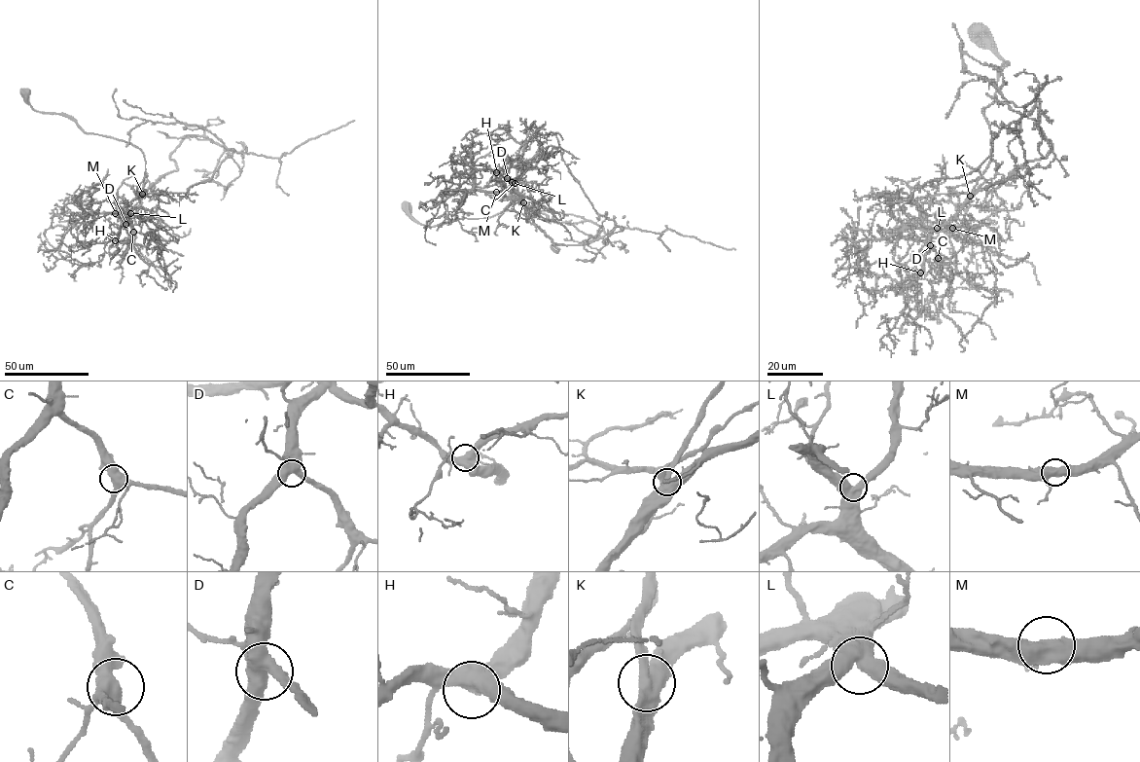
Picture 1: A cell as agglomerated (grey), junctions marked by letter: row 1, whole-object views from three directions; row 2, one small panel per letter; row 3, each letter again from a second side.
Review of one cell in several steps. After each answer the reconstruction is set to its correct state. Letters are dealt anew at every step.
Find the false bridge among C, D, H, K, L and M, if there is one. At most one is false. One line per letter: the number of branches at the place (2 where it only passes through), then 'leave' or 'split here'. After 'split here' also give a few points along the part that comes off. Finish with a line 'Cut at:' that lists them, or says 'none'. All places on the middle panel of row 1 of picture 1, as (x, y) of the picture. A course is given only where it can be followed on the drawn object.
C: 3 branches meet; leave
D: 3 branches meet; leave
H: 3 branches meet; leave
K: 3 branches meet; leave
L: 3 branches meet; leave
M: 3 branches meet; leave
Cut at: none

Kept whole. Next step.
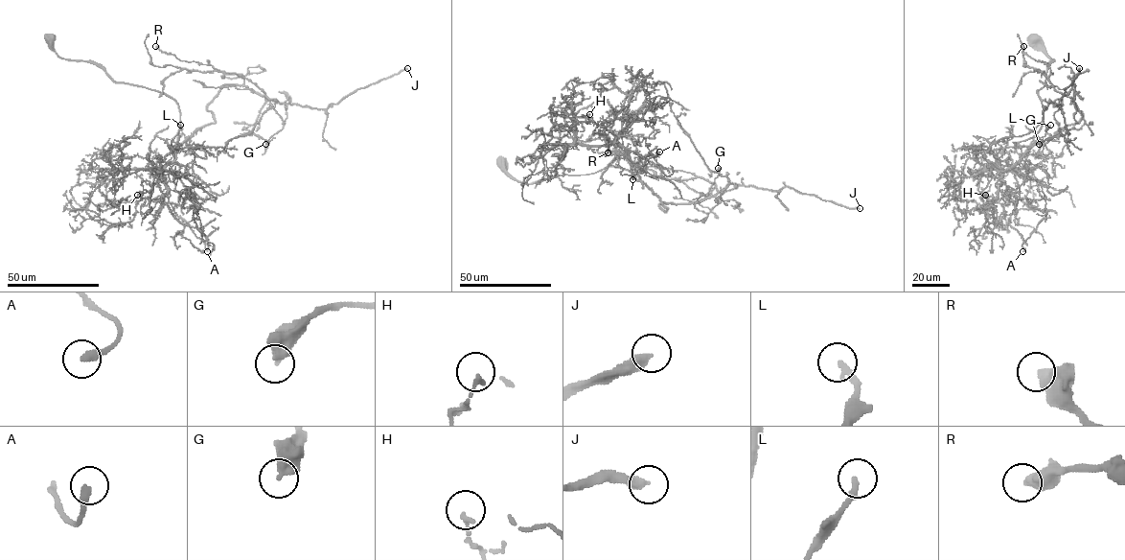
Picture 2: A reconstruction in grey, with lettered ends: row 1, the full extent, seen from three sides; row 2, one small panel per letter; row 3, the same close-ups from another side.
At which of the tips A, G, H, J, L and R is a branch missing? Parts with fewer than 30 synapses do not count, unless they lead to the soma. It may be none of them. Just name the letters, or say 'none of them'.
J, L

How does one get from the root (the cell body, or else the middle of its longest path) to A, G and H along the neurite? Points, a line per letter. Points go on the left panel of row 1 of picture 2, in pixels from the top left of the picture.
A: (50, 37), (60, 58), (176, 102), (176, 157), (155, 170), (207, 251)
G: (50, 37), (172, 97), (176, 144), (215, 122), (224, 85), (247, 86), (266, 102), (241, 129), (265, 144)
H: (50, 37), (60, 58), (100, 65), (115, 81), (178, 104), (176, 157), (149, 197), (132, 201), (137, 195)

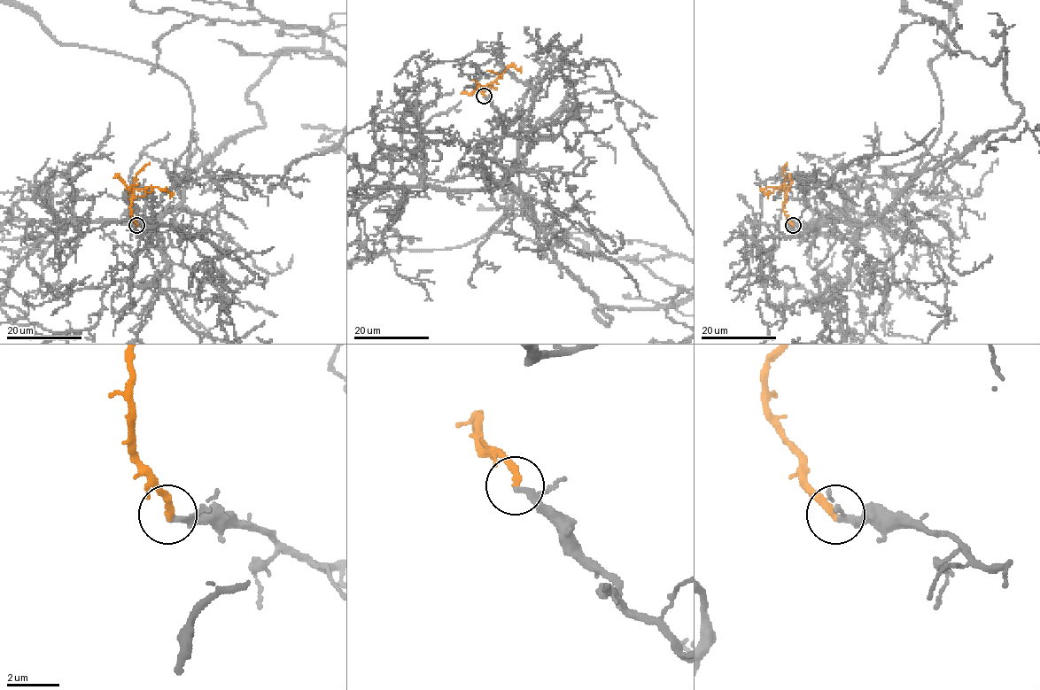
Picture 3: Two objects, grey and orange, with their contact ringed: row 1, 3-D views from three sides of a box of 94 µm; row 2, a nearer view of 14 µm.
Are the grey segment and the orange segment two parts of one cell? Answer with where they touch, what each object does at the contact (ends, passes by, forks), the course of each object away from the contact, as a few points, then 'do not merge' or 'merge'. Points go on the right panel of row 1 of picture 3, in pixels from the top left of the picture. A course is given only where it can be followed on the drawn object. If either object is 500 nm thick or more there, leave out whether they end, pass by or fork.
place (793, 225); grey passes by; orange ends; course grey (793, 225), (817, 232), (877, 217), (940, 130), (930, 62), (965, 0); course orange (793, 225), (783, 210), (786, 192), (767, 186), (764, 190), (768, 194), (768, 198); merge

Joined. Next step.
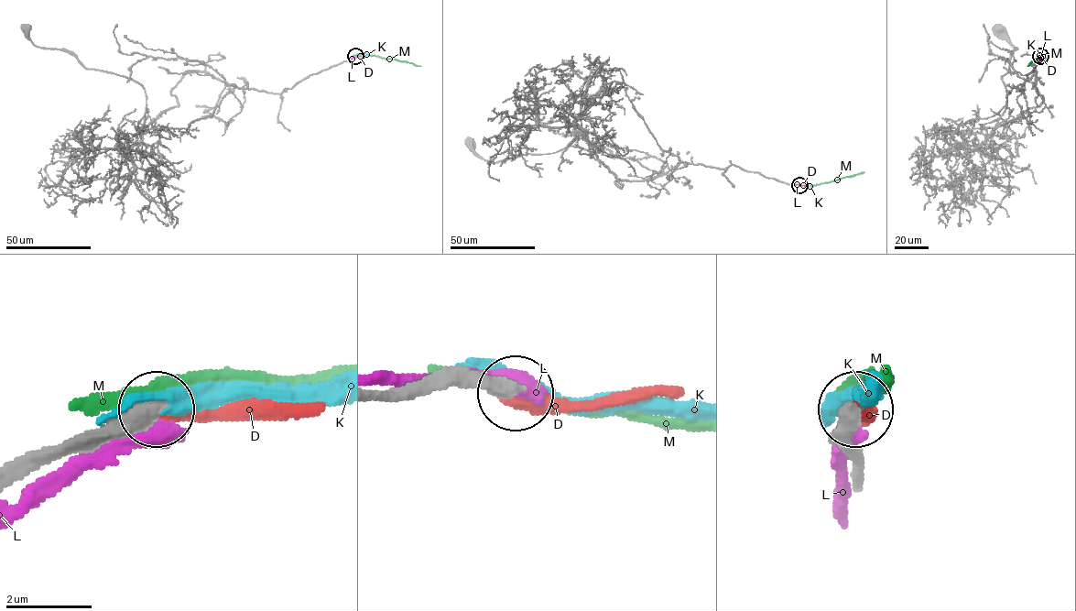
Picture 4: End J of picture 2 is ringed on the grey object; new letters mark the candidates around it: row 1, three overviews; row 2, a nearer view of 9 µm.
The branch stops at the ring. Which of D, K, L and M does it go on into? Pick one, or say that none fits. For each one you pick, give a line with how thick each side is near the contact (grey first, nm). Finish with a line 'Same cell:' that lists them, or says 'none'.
D: calibres 440 and 440 nm
Same cell: D

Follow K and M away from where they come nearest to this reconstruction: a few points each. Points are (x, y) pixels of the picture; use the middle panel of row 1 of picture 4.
K: (799, 184), (812, 184)
M: (799, 184), (812, 186), (864, 171)

